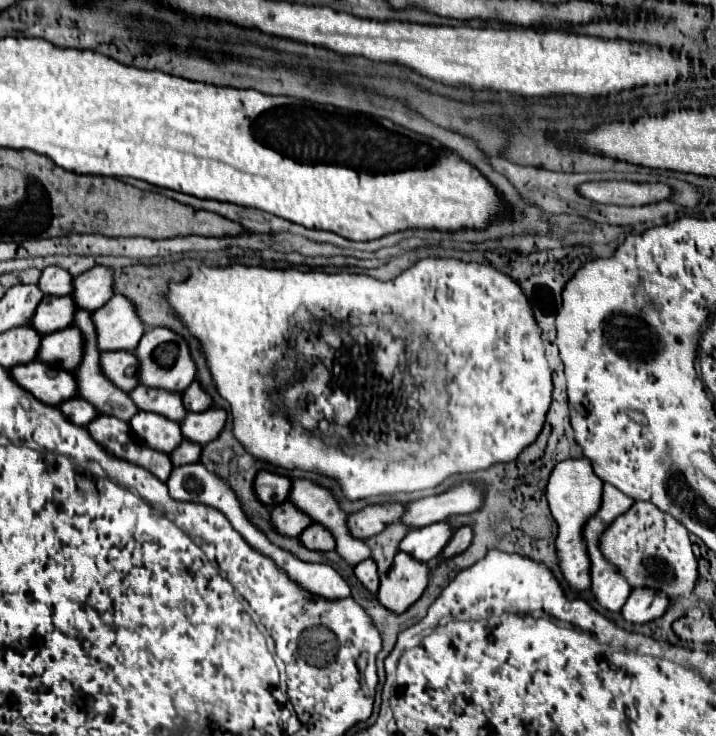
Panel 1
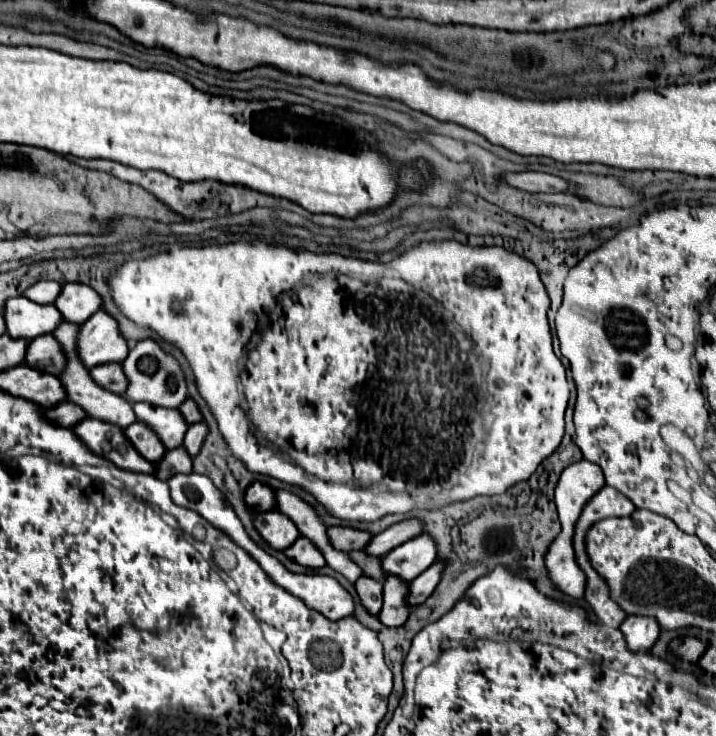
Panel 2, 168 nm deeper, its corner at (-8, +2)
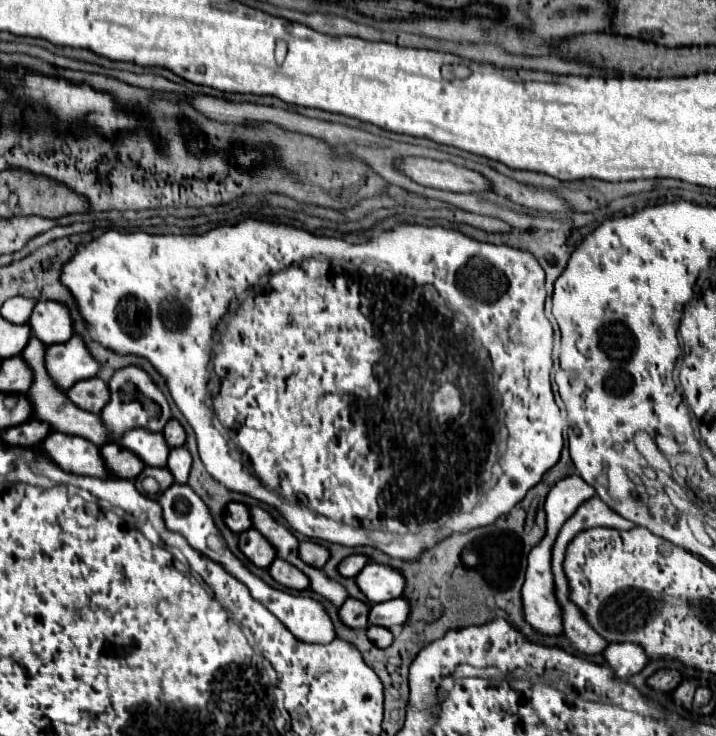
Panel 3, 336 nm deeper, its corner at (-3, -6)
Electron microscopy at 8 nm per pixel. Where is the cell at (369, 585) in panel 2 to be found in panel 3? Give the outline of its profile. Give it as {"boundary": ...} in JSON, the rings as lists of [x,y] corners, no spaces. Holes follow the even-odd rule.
{"boundary":[[[348,598],[340,606],[340,618],[350,628],[366,628],[368,626],[368,614],[370,614],[370,606],[362,600],[356,600],[356,598]]]}

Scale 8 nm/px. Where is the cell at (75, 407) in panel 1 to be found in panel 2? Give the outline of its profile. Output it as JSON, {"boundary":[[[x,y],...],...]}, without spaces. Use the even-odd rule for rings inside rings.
{"boundary":[[[61,402],[61,404],[45,410],[43,414],[49,422],[63,426],[63,428],[73,428],[79,420],[85,418],[85,412],[79,406],[73,406],[73,402]]]}

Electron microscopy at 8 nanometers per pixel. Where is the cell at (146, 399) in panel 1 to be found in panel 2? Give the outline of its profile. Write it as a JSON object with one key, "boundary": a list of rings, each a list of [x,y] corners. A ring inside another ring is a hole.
{"boundary":[[[139,402],[139,404],[133,404],[133,412],[137,416],[137,422],[147,424],[159,436],[165,450],[173,450],[181,446],[189,426],[181,418],[179,410],[161,410],[159,406],[155,408],[145,402]]]}

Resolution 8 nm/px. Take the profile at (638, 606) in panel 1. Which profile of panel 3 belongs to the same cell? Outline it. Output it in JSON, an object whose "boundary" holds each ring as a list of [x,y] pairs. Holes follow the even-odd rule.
{"boundary":[[[632,642],[608,644],[608,648],[604,650],[604,658],[614,668],[614,674],[618,678],[630,678],[648,662],[648,654],[644,654],[644,650],[640,650],[640,646],[634,646]]]}

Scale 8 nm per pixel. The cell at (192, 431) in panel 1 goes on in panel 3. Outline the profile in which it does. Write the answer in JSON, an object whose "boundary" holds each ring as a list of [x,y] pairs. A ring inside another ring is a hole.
{"boundary":[[[186,446],[172,448],[172,450],[170,450],[170,456],[168,456],[168,470],[170,470],[172,476],[174,476],[174,482],[184,484],[184,482],[188,480],[190,466],[192,466],[192,456],[190,456],[190,452],[188,452]]]}

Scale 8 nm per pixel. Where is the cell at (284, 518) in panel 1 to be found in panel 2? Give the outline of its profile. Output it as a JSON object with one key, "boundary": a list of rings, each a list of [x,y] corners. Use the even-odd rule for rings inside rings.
{"boundary":[[[277,510],[257,514],[253,518],[253,526],[261,534],[261,538],[275,550],[285,550],[299,538],[293,522],[289,522],[289,518],[285,518],[283,514],[277,514]]]}

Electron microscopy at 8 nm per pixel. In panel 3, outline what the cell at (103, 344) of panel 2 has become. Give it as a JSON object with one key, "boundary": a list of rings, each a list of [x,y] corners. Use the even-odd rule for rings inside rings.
{"boundary":[[[74,334],[70,342],[62,342],[60,346],[48,348],[46,368],[48,368],[48,374],[54,378],[54,382],[58,384],[58,388],[68,390],[78,380],[96,376],[102,366],[92,356],[82,336]]]}

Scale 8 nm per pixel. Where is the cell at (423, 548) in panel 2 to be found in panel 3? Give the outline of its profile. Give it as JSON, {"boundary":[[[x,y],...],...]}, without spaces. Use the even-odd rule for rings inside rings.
{"boundary":[[[370,562],[358,576],[356,582],[360,590],[372,604],[388,602],[404,594],[404,578],[392,570],[392,566]]]}

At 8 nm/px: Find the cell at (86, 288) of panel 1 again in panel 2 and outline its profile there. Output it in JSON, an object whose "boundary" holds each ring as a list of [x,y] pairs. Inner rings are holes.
{"boundary":[[[73,282],[61,286],[61,292],[53,304],[65,322],[81,324],[101,308],[101,298],[93,288]]]}

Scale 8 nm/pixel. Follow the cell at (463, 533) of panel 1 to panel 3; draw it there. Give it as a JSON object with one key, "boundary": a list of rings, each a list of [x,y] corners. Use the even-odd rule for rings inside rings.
{"boundary":[[[404,598],[374,604],[370,610],[370,616],[368,616],[370,624],[384,626],[384,628],[400,626],[400,624],[404,624],[404,618],[408,618],[408,602],[404,602]]]}

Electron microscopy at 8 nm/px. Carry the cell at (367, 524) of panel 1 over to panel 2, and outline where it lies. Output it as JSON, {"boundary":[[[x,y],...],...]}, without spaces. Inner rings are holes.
{"boundary":[[[333,526],[333,528],[327,528],[327,536],[329,536],[329,542],[335,550],[351,552],[351,550],[363,550],[367,546],[371,534],[361,532],[361,530],[353,530],[353,528]]]}

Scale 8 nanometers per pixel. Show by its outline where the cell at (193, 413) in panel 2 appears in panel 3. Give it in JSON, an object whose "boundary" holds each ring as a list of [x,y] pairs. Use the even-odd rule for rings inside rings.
{"boundary":[[[172,418],[172,420],[166,424],[164,436],[166,436],[166,442],[168,442],[170,448],[184,446],[184,442],[186,442],[186,432],[184,432],[182,424],[180,424],[176,418]]]}

